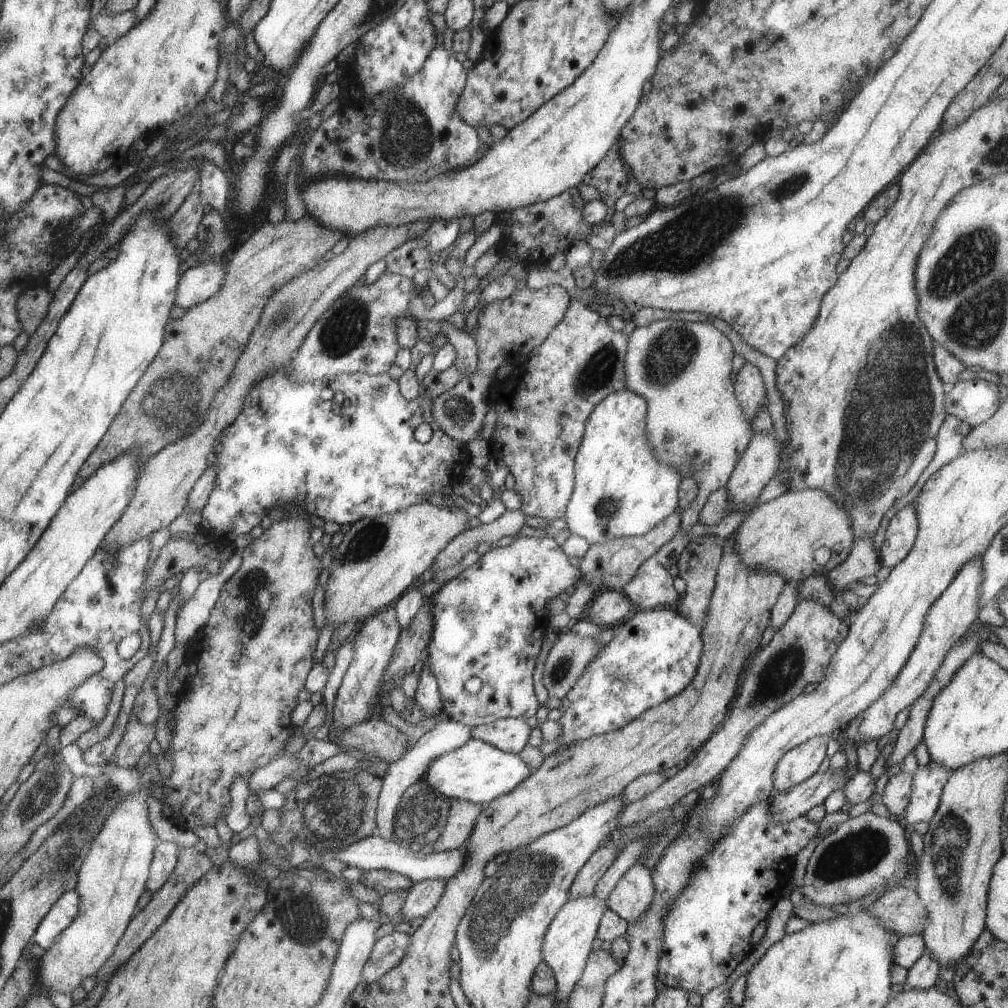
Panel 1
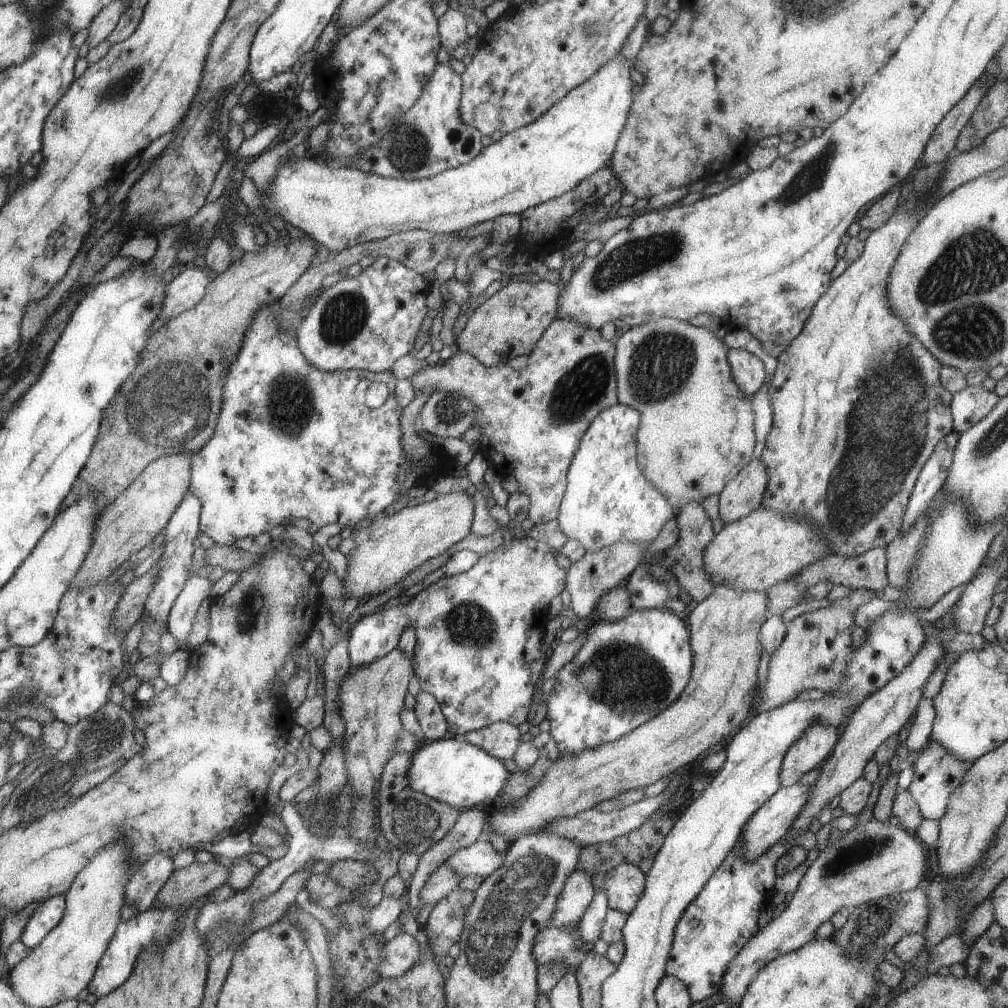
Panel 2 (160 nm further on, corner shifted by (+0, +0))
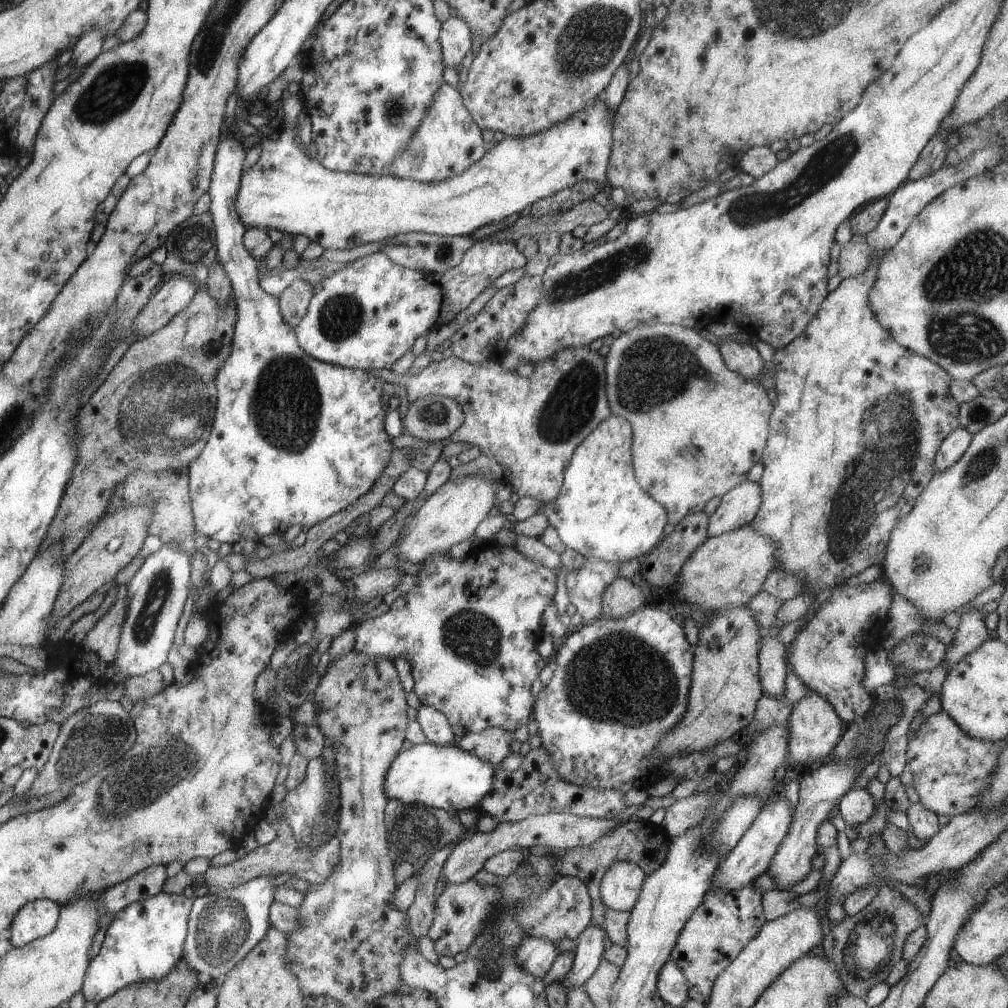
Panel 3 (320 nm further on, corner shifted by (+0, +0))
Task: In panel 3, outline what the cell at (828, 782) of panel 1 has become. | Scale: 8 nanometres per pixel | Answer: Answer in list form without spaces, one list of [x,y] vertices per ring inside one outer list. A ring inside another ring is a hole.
[[[772,796],[768,799],[763,811],[744,833],[739,843],[719,862],[711,880],[710,889],[735,891],[752,884],[758,877],[766,873],[772,857],[788,832],[793,812],[794,810],[790,808],[786,798],[782,800],[777,796]]]

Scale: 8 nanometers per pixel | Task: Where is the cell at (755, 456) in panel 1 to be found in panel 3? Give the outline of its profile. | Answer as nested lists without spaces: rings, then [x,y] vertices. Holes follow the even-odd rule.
[[[746,480],[723,494],[721,499],[720,506],[709,515],[709,537],[750,525],[761,505],[761,488],[759,483]]]

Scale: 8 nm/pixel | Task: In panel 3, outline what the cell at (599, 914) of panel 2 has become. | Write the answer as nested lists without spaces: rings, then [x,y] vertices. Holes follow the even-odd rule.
[[[590,924],[580,936],[575,948],[576,954],[570,972],[560,983],[567,991],[582,989],[587,980],[596,972],[597,966],[604,956],[604,937],[607,934],[600,927]]]

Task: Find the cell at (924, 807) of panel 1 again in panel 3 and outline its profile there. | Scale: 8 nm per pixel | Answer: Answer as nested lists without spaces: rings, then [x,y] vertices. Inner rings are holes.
[[[942,710],[927,716],[918,730],[909,736],[907,750],[907,766],[912,772],[913,785],[918,793],[919,802],[938,816],[946,814],[950,818],[974,809],[979,804],[983,793],[989,789],[990,781],[993,780],[997,770],[999,754],[1004,750],[1006,743],[1007,739],[990,742],[970,736],[962,727],[959,727],[954,718]]]

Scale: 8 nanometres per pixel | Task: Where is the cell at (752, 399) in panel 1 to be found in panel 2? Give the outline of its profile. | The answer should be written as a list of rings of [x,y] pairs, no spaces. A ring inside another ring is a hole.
[[[728,349],[727,361],[734,382],[749,396],[756,394],[766,380],[764,363],[746,349]]]

